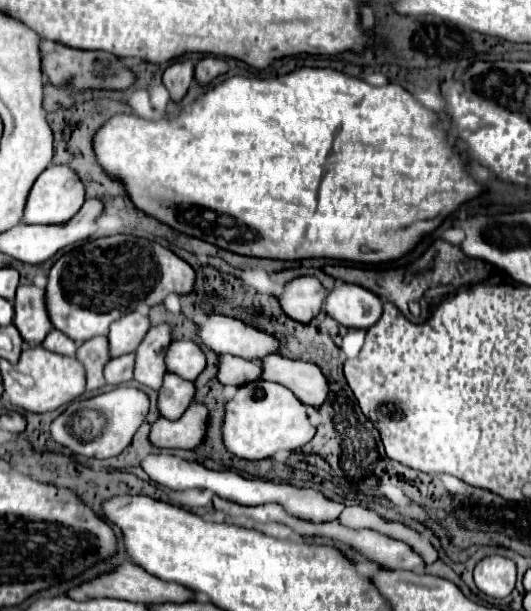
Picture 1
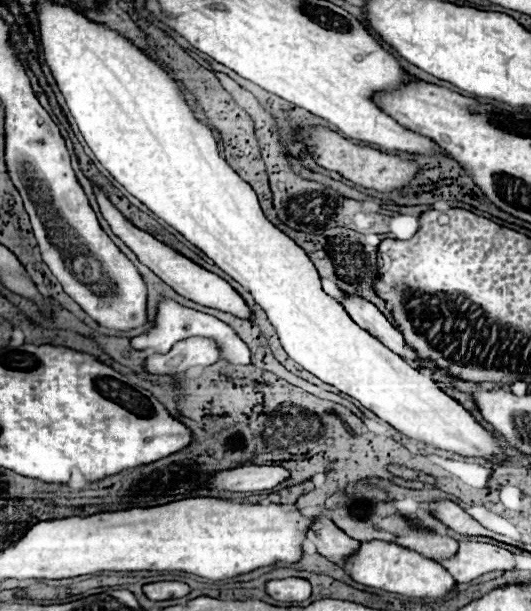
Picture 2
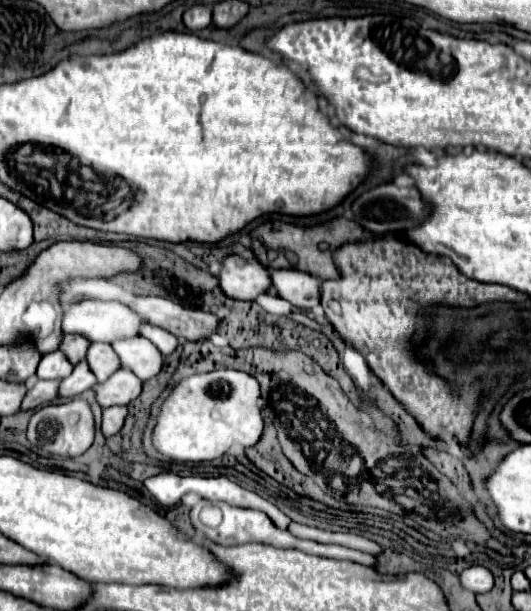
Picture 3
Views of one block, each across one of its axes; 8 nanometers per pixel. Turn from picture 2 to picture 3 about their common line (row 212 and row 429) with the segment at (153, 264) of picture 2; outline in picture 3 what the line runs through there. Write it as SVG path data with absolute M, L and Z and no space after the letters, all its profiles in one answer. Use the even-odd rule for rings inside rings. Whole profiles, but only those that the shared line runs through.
M110 406L110 408L104 408L102 412L102 432L104 436L114 436L118 434L118 430L122 428L122 422L126 420L126 406Z

